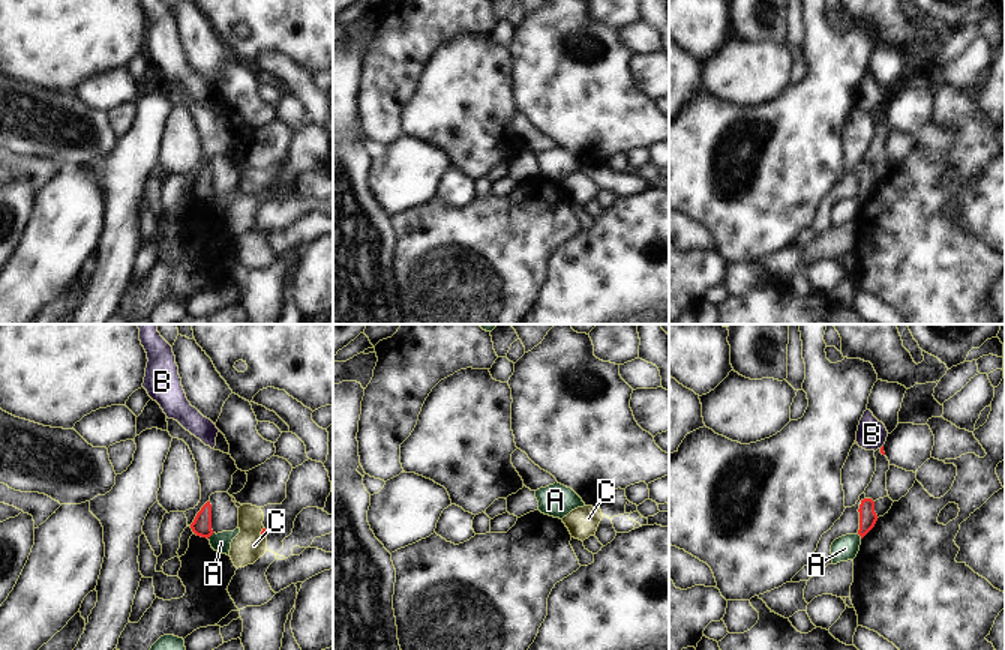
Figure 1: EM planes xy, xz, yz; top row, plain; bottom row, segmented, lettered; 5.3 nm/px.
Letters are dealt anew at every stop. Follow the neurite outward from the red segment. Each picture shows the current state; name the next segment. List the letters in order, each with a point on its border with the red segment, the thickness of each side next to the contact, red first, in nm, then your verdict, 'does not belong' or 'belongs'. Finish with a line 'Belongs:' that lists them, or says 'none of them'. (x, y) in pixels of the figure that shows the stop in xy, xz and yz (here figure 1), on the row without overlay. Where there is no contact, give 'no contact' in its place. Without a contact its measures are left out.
A: contact xy (210, 198); calibres 110 and 110 nm; does not belong
B: no contact; does not belong
C: contact xy (261, 195); calibres 30 and 170 nm; belongs
Belongs: C

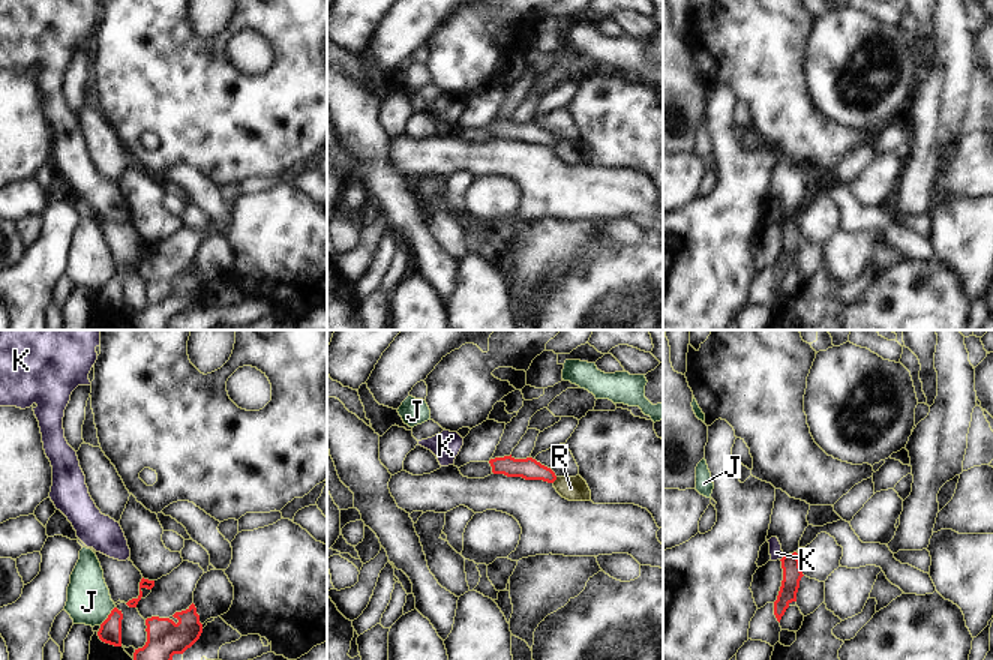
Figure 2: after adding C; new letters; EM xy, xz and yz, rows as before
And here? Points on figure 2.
J: contact xy (108, 279); calibres 120 and 240 nm; does not belong
K: contact yz (782, 222); calibres 100 and 70 nm; does not belong
R: contact xz (554, 144); calibres 120 and 130 nm; does not belong
Belongs: none of them

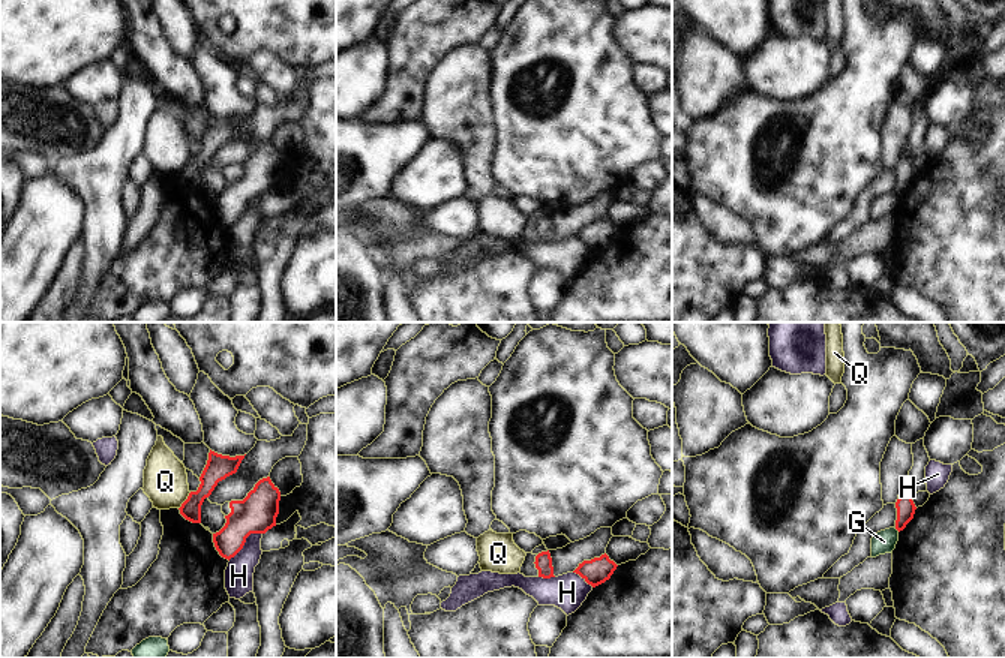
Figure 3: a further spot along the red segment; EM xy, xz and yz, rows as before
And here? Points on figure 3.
G: contact yz (897, 194); calibres 100 and 120 nm; does not belong
H: contact xy (245, 206); calibres 220 and 160 nm; does not belong
Q: contact xy (185, 165); calibres 140 and 240 nm; does not belong
Belongs: none of them

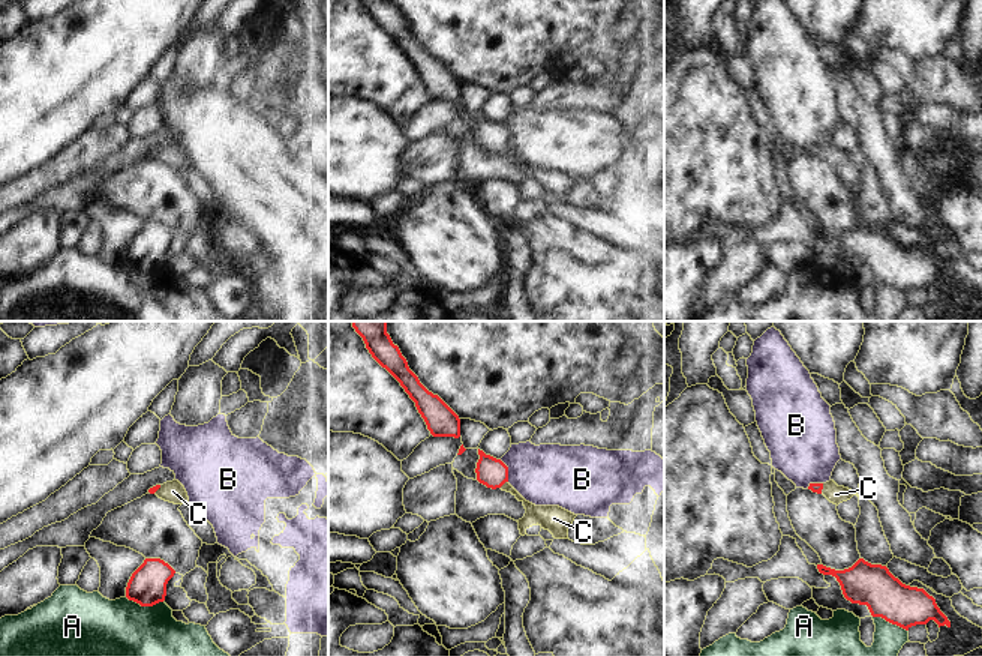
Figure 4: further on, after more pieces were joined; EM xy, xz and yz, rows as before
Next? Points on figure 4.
A: contact xy (144, 269); calibres 200 and 500 nm; does not belong
B: contact xz (507, 134); calibres 160 and 340 nm; does not belong
C: contact xz (502, 147); calibres 160 and 100 nm; belongs
Belongs: C

